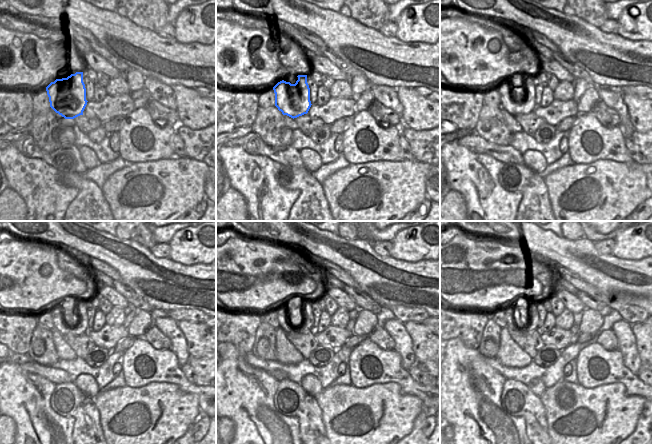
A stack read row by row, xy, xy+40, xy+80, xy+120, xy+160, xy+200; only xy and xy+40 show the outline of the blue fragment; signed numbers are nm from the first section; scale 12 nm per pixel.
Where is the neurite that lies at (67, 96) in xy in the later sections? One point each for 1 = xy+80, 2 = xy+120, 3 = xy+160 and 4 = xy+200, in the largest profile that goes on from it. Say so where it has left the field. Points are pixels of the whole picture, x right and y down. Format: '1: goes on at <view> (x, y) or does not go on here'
1: goes on at xy+80 (514, 101)
2: goes on at xy+120 (67, 324)
3: goes on at xy+160 (301, 322)
4: goes on at xy+200 (528, 321)

